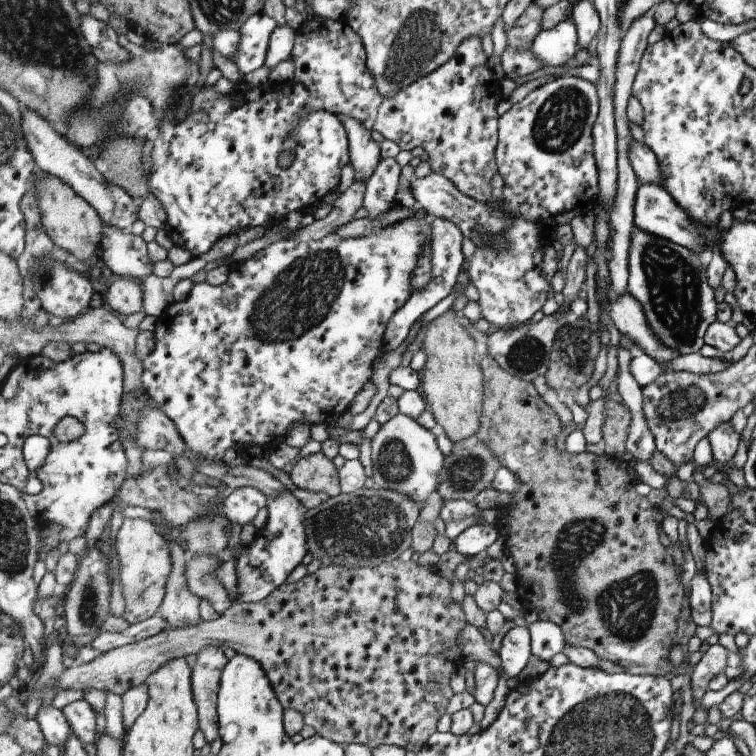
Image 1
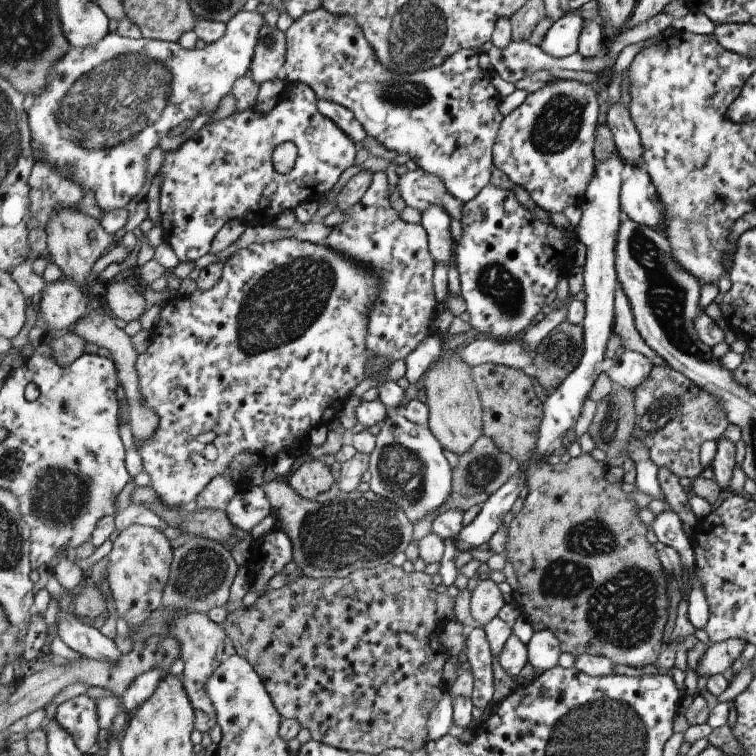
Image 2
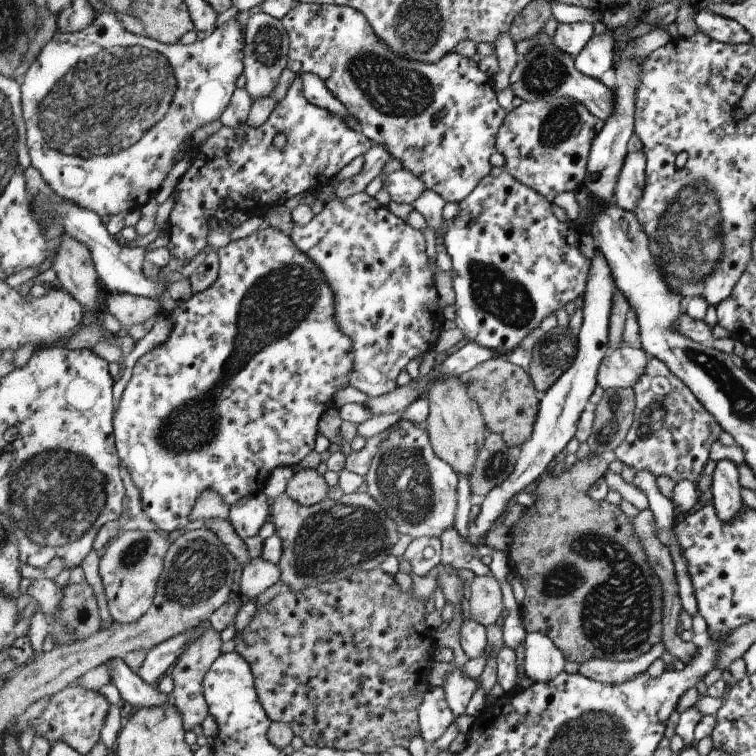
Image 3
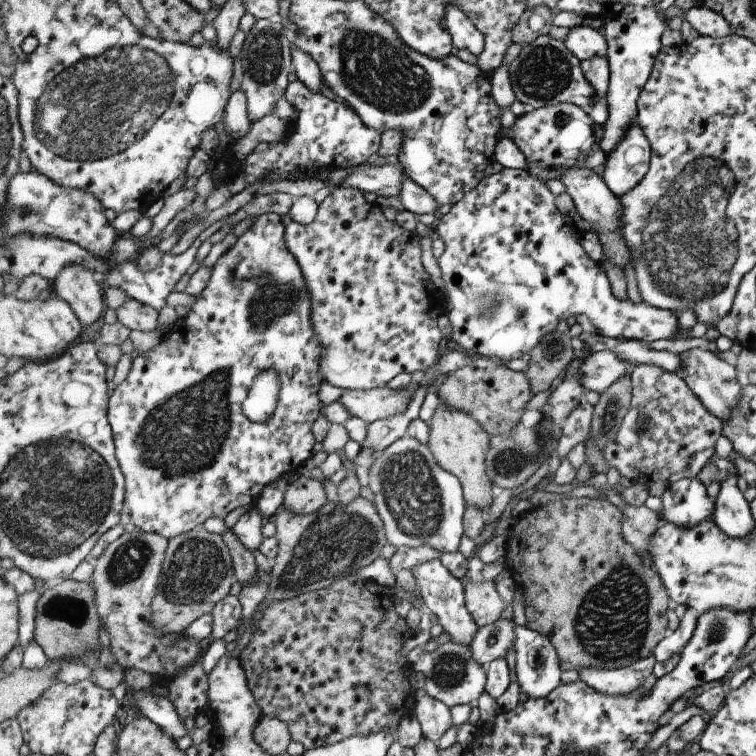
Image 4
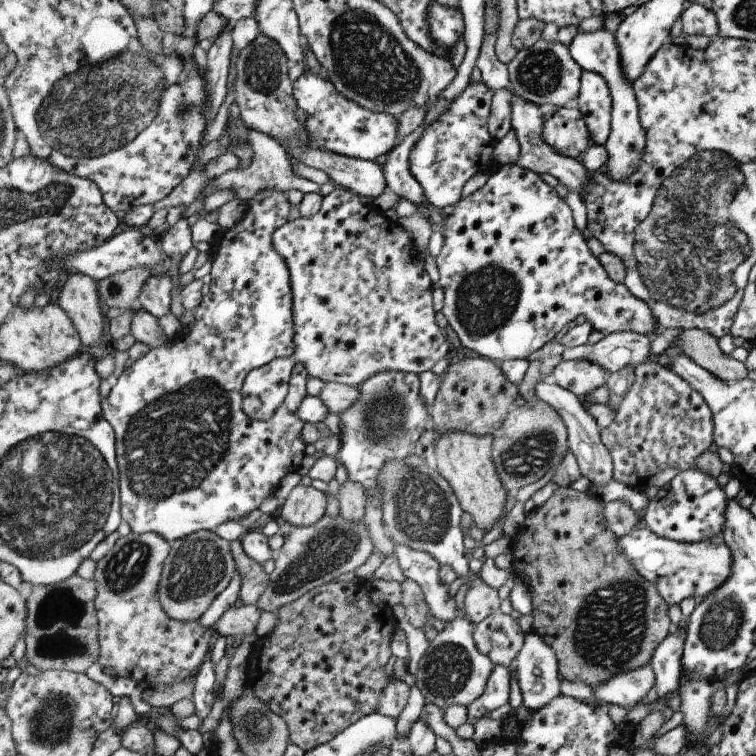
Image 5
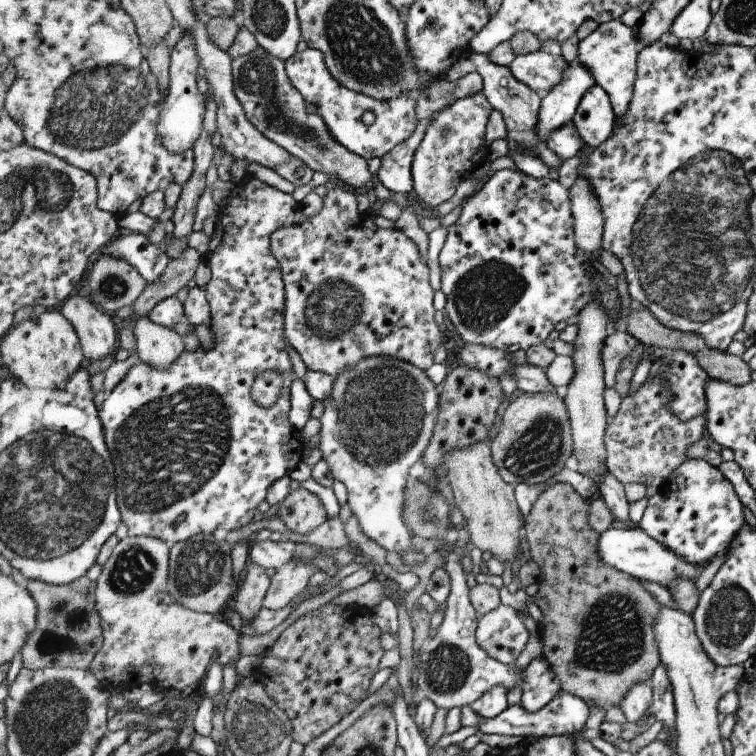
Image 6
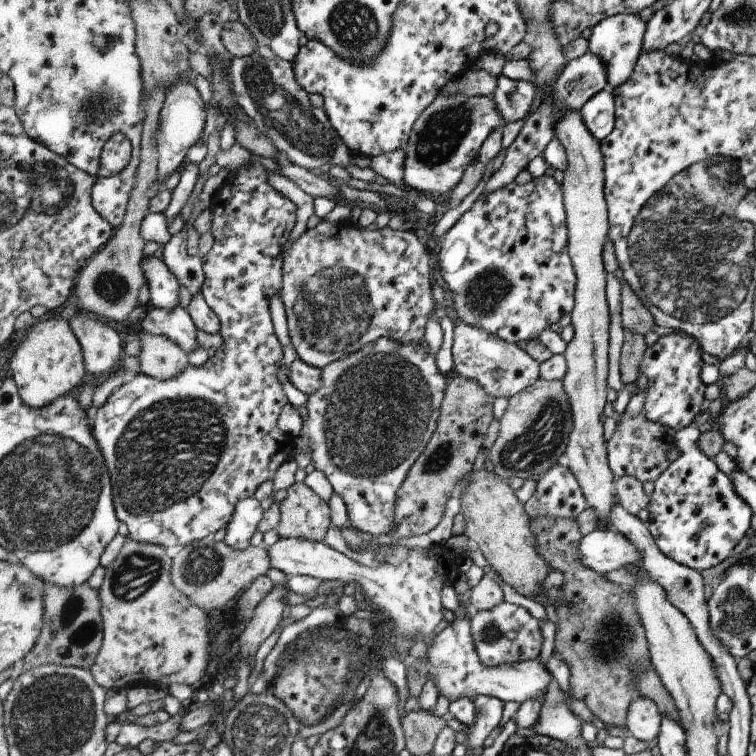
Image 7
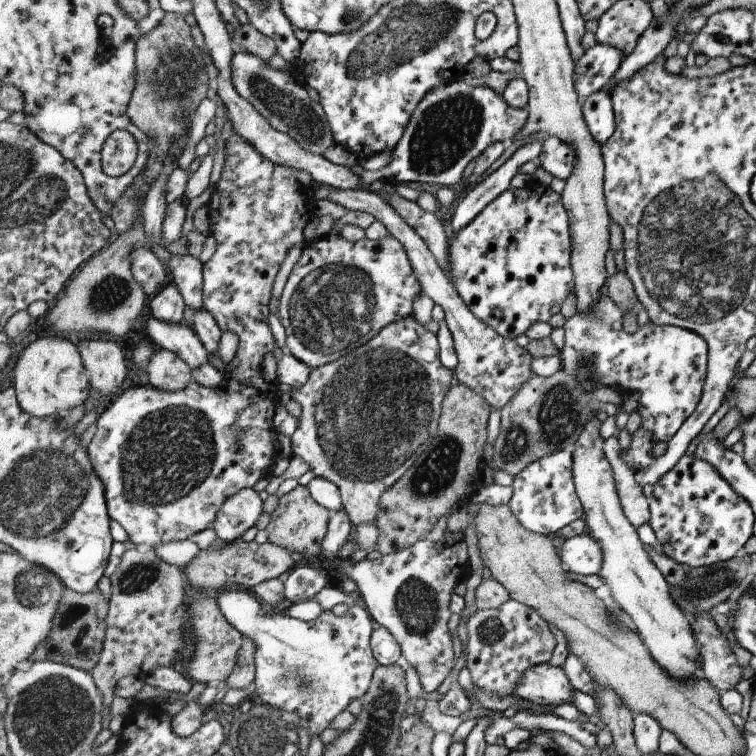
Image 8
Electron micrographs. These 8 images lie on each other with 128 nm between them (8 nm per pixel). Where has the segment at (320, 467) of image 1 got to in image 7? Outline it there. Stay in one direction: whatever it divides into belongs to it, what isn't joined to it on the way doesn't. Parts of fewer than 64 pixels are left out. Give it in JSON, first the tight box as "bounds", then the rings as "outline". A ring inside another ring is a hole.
{"bounds":[275,482,332,542],"outline":[[[303,482],[290,486],[287,495],[280,504],[280,523],[275,528],[278,537],[323,542],[332,526],[328,502]]]}

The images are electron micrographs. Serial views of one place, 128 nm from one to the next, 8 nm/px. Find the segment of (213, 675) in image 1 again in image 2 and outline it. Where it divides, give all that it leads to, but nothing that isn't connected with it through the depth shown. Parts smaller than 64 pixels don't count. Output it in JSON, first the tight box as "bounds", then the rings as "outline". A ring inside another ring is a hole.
{"bounds":[171,611,228,733],"outline":[[[186,611],[178,613],[171,624],[171,636],[182,642],[180,659],[184,662],[184,670],[181,678],[191,705],[194,706],[196,715],[194,729],[201,733],[208,733],[215,724],[218,724],[218,715],[206,690],[206,683],[225,660],[223,648],[225,648],[225,638],[228,637],[226,629],[223,625],[213,622],[207,613],[187,613]]]}

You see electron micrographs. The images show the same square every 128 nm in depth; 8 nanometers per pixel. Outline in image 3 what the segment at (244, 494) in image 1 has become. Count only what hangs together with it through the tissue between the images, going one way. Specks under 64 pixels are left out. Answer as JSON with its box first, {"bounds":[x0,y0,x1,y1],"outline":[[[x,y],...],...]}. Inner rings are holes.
{"bounds":[230,492,272,540],"outline":[[[265,492],[240,500],[230,508],[230,521],[237,534],[247,540],[255,534],[272,516],[271,500]]]}

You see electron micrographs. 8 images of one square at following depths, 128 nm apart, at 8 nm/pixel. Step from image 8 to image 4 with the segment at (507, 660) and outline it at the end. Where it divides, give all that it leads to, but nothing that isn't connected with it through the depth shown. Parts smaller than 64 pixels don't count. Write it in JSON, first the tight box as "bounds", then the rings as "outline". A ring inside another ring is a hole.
{"bounds":[472,619,517,667],"outline":[[[510,619],[479,627],[472,644],[473,658],[488,667],[494,660],[507,658],[517,640],[517,627]]]}

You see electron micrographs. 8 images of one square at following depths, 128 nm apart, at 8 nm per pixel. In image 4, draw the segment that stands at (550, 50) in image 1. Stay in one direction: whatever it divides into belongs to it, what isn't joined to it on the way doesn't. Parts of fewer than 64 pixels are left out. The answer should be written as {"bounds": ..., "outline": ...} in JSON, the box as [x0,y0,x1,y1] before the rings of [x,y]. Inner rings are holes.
{"bounds":[565,25,607,62],"outline":[[[577,25],[571,28],[565,44],[581,62],[593,56],[607,56],[607,39],[604,33],[589,26]]]}

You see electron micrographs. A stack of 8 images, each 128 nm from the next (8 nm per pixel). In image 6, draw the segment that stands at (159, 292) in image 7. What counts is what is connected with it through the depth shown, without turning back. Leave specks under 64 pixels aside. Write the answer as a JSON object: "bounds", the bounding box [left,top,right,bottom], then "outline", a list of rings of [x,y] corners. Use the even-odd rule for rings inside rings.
{"bounds":[105,231,172,284],"outline":[[[123,231],[105,249],[105,253],[128,261],[148,284],[158,282],[166,274],[172,260],[162,245],[149,242],[147,236]]]}

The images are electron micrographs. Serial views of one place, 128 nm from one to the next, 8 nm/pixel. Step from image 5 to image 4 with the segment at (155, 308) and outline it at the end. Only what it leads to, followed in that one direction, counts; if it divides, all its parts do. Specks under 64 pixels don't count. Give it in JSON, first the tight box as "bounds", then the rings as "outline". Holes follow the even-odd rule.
{"bounds":[108,217,228,311],"outline":[[[228,217],[218,220],[204,228],[184,253],[178,256],[164,254],[163,264],[152,271],[143,272],[140,268],[139,260],[137,260],[137,262],[127,262],[127,264],[121,264],[121,266],[113,266],[111,272],[109,272],[108,286],[123,289],[123,292],[126,292],[129,298],[135,298],[139,300],[139,302],[143,302],[143,304],[147,304],[147,306],[153,306],[153,308],[160,311],[167,306],[167,298],[169,298],[169,294],[174,291],[173,288],[177,286],[177,282],[189,272],[189,268],[191,268],[193,262],[197,260],[197,250],[199,250],[197,247],[201,246],[201,242],[206,240],[211,234],[218,231],[227,218]]]}

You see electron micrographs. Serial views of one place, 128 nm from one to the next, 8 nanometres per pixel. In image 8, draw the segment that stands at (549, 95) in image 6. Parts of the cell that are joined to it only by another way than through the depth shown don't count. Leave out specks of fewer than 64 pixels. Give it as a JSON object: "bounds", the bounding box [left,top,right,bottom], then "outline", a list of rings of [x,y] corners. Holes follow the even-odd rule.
{"bounds":[451,43,626,234],"outline":[[[596,43],[586,50],[586,54],[577,63],[574,81],[576,92],[583,101],[591,94],[601,91],[622,68],[626,55],[615,46]],[[534,140],[519,147],[509,160],[466,194],[451,216],[453,234],[462,232],[493,200],[511,188],[511,180],[520,172],[520,167],[540,157],[542,142]]]}

